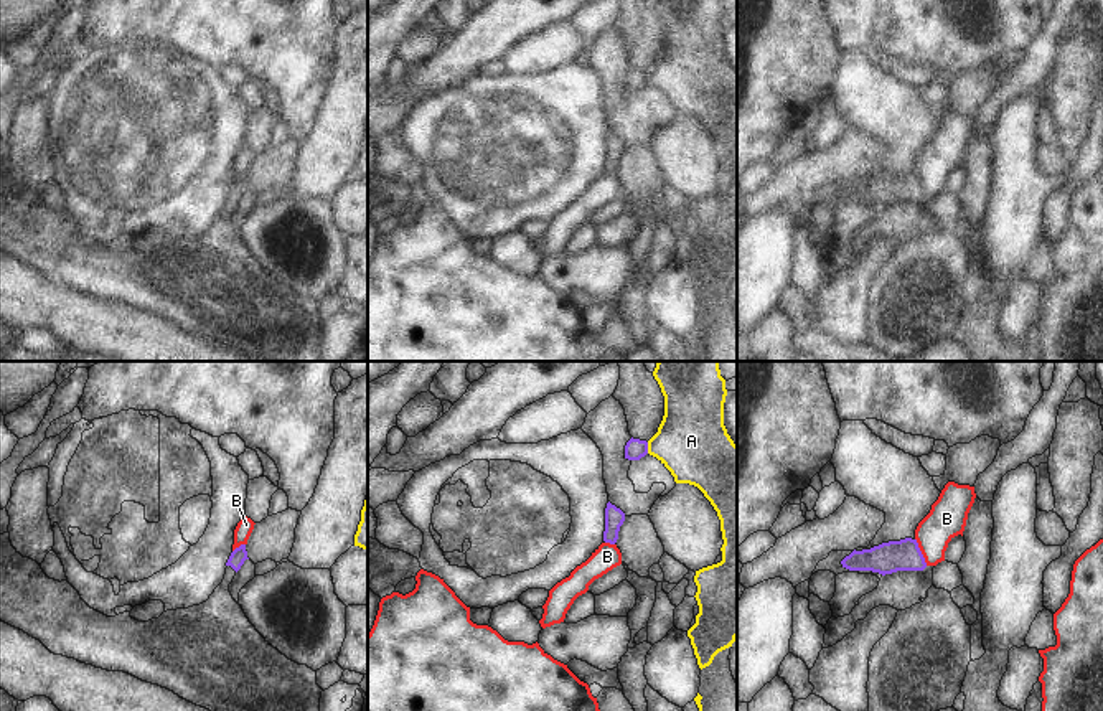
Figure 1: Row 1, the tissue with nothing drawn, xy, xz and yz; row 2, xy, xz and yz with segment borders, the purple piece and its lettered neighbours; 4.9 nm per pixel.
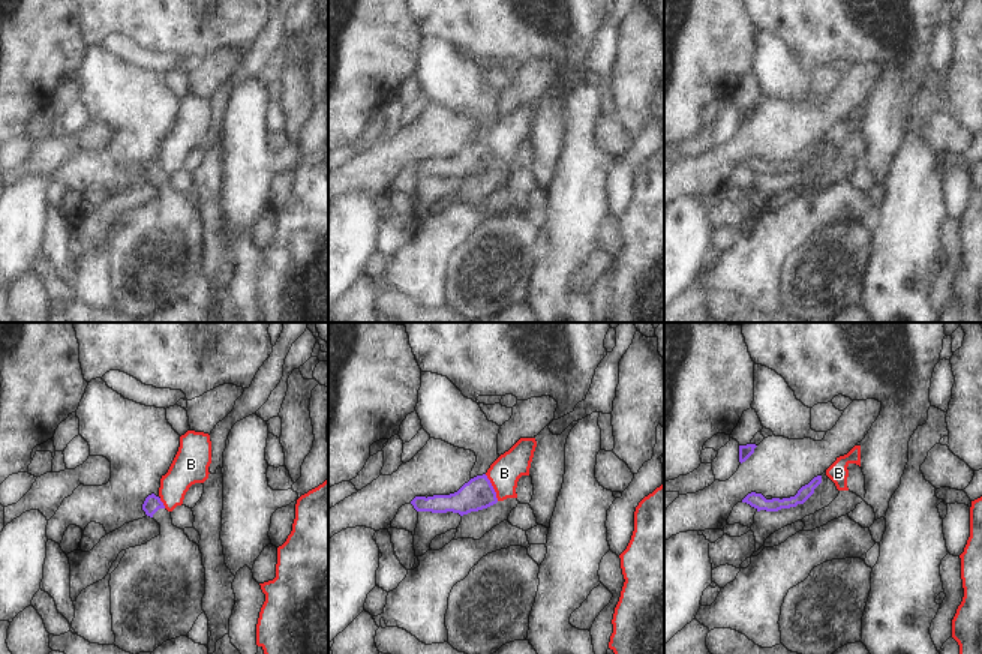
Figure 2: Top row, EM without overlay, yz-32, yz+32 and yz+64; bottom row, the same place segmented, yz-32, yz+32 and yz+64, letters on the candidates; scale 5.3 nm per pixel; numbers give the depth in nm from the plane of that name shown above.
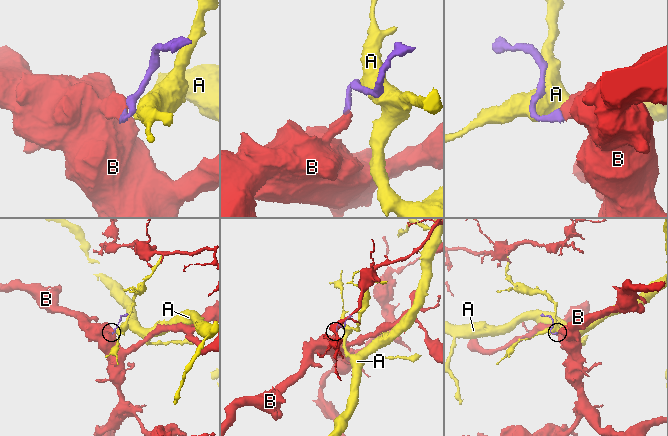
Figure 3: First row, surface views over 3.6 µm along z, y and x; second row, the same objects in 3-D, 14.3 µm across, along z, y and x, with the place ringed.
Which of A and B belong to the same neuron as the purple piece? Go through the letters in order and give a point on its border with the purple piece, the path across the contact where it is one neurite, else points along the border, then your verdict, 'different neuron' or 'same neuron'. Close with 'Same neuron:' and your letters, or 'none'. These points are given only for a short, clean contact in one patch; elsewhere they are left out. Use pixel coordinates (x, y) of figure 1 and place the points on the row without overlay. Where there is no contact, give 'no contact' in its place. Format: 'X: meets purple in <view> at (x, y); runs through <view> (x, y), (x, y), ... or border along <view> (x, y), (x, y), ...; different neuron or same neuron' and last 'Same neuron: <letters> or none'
A: meets purple in xz at (647, 78); border along xz (647, 73), (648, 83); different neuron
B: meets purple in yz at (920, 182); border along yz (915, 169), (927, 195); different neuron
Same neuron: none

